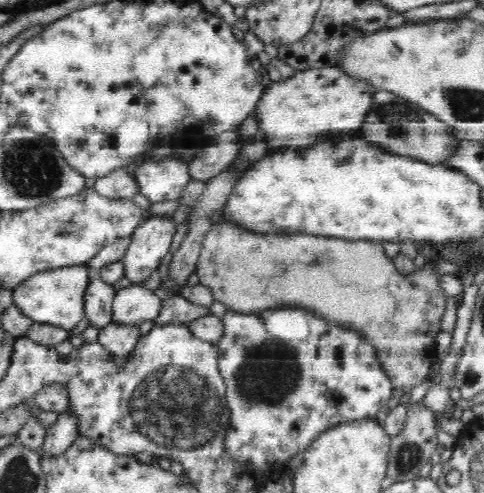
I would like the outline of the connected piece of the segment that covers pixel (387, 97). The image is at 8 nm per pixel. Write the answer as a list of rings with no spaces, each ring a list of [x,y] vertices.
[[[385,90],[375,92],[370,112],[361,128],[360,135],[384,152],[408,156],[430,164],[445,164],[458,142],[458,138],[449,132],[445,122],[437,120],[425,110],[420,110],[417,104]]]

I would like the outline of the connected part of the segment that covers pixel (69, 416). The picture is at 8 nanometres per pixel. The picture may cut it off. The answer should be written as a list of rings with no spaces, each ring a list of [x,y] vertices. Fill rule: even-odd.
[[[68,408],[60,412],[56,422],[49,426],[44,444],[40,448],[41,456],[60,456],[60,454],[64,454],[78,436],[77,418]]]

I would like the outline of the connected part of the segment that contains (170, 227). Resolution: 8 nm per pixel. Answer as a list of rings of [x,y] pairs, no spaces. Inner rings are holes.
[[[150,216],[135,228],[132,242],[122,257],[125,277],[141,284],[158,271],[162,258],[168,254],[177,225],[172,217]]]

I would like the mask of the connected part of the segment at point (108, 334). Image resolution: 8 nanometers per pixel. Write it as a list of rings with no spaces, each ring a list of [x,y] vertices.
[[[110,323],[106,328],[99,329],[98,343],[113,360],[127,359],[141,338],[137,325],[123,326]]]

